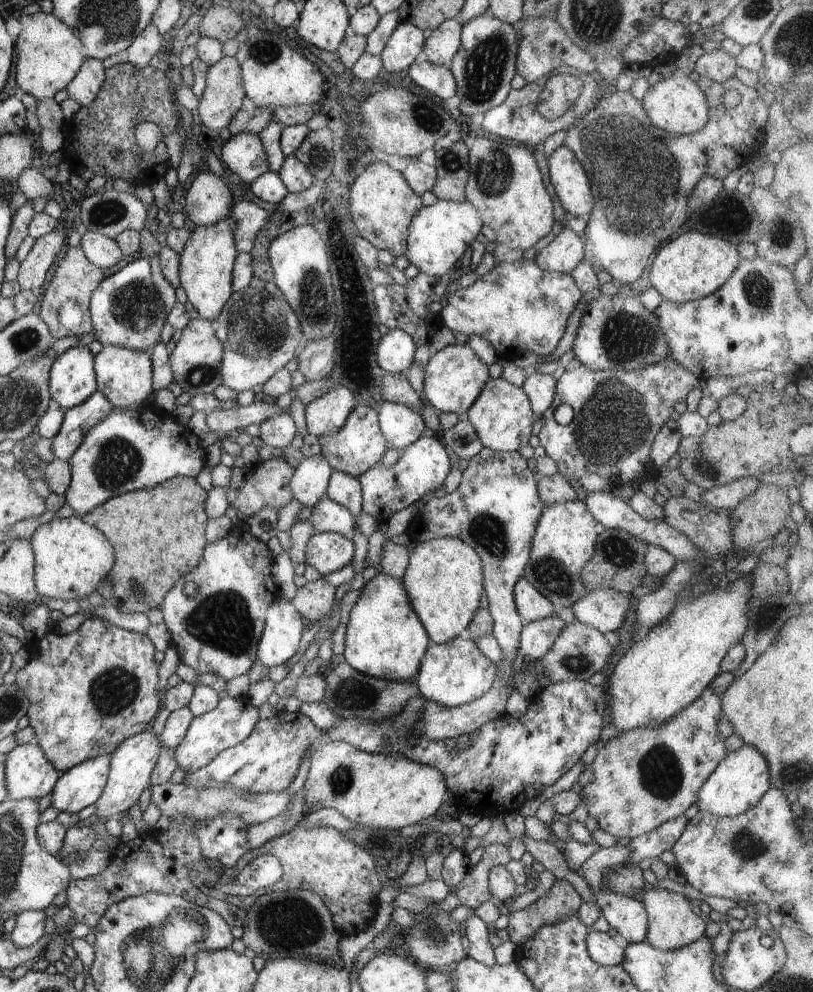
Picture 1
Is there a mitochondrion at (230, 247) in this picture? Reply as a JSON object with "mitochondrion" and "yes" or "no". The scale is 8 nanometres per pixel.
{"mitochondrion":"no"}

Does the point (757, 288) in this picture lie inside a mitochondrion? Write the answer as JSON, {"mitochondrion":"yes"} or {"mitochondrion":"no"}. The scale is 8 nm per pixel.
{"mitochondrion":"yes"}

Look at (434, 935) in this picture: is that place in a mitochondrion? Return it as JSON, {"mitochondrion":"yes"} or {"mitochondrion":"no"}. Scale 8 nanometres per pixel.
{"mitochondrion":"yes"}

